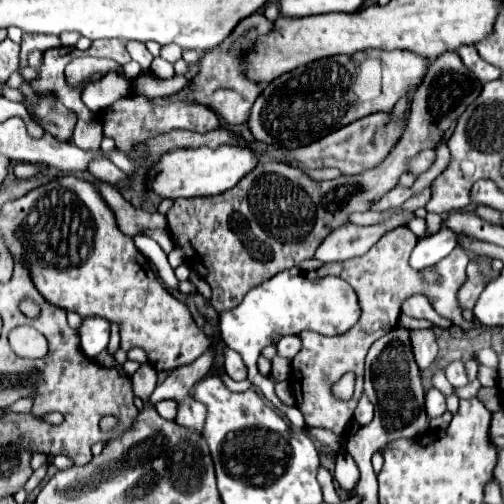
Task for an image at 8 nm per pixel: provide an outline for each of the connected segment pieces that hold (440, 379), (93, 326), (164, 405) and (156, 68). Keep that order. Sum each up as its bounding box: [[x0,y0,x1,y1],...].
[[432,368,454,394],[76,316,110,358],[156,400,176,420],[150,58,174,78]]

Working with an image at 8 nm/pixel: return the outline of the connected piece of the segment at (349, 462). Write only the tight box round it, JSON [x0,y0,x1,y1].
[334,452,360,492]

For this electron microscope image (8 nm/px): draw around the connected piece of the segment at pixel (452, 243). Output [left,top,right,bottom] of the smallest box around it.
[410,229,458,268]

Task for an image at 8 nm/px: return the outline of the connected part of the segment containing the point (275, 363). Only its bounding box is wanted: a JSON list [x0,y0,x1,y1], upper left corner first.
[268,356,290,380]

